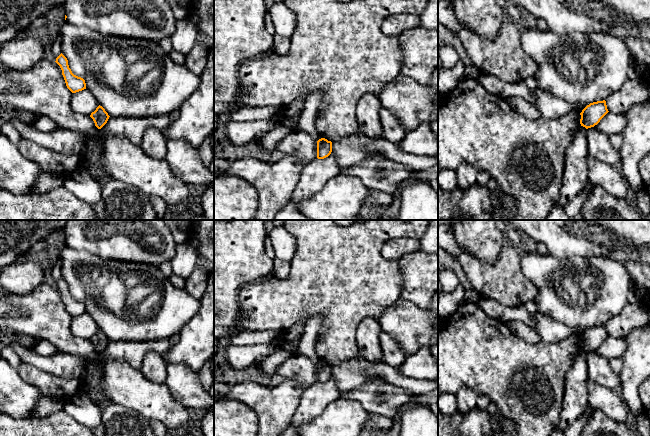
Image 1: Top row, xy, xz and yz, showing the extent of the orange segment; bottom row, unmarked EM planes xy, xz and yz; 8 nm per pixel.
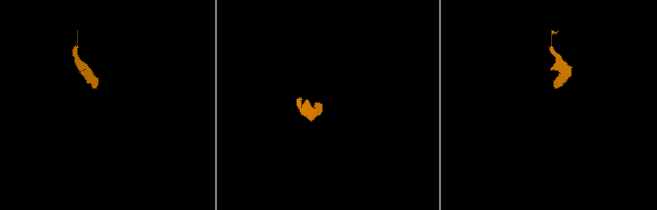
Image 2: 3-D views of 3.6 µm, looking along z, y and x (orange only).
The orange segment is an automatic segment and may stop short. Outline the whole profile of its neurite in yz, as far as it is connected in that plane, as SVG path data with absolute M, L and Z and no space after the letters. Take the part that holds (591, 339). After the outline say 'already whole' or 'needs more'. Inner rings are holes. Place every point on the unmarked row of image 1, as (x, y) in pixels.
M605 324L590 327L580 337L580 348L586 353L594 351L608 336Z | already whole

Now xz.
M321 362L317 365L317 382L324 383L328 381L332 376L332 366L325 362Z | already whole

